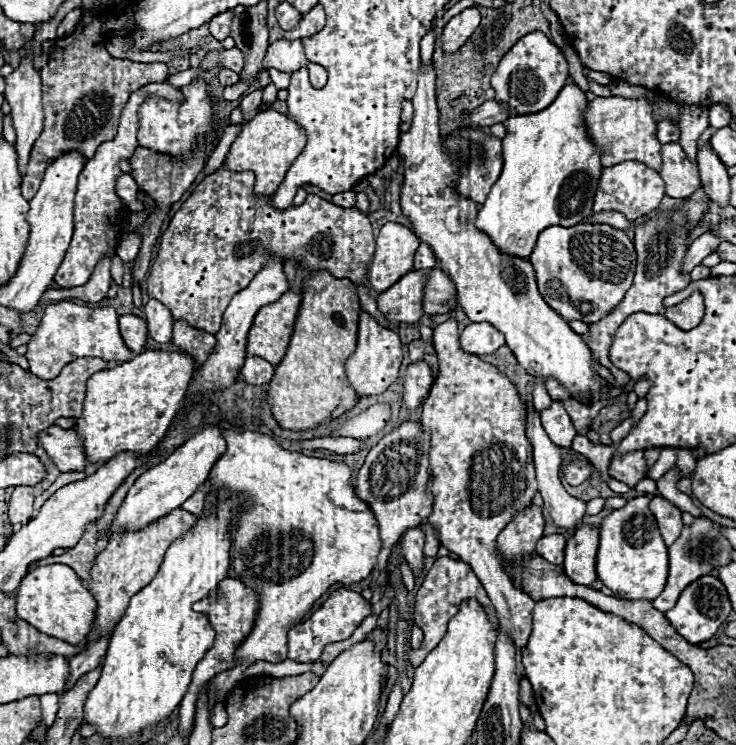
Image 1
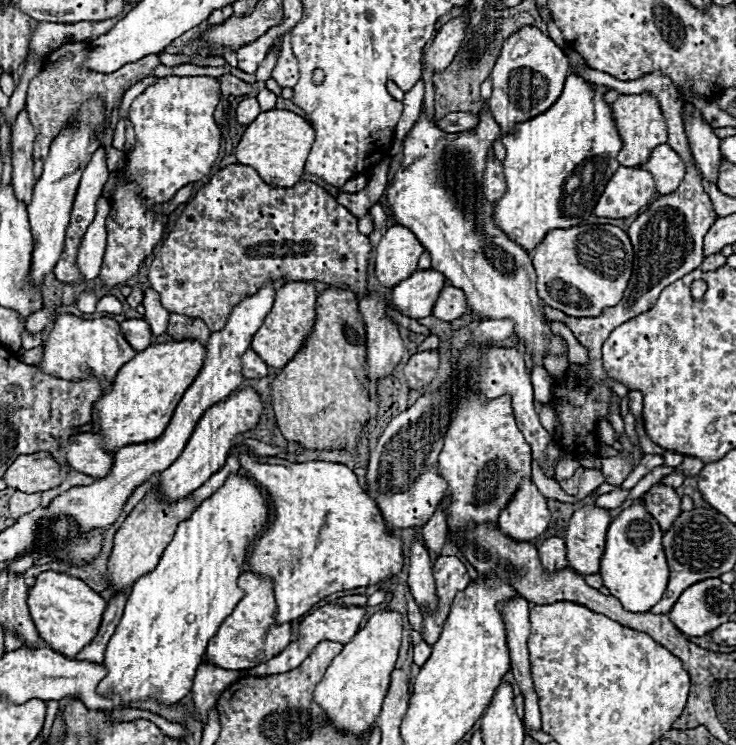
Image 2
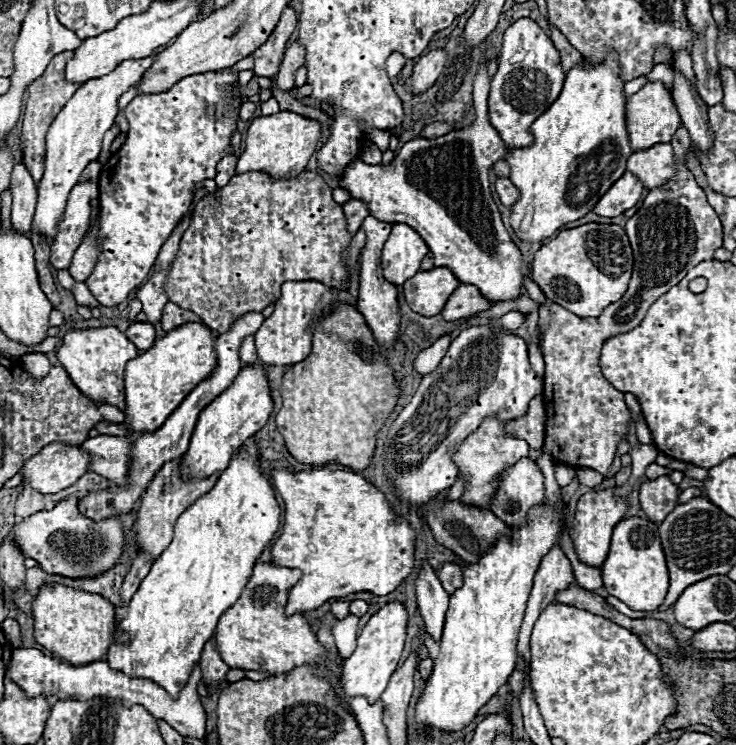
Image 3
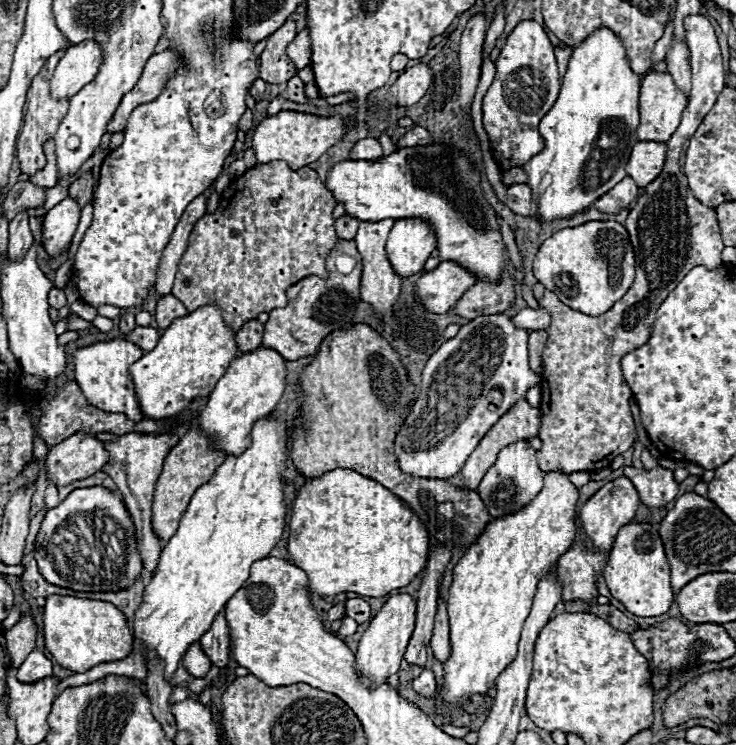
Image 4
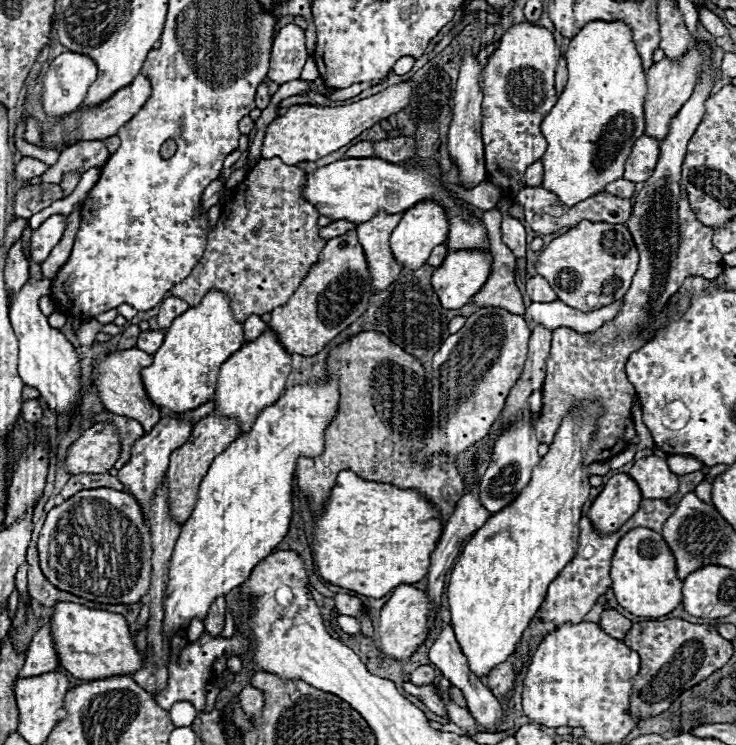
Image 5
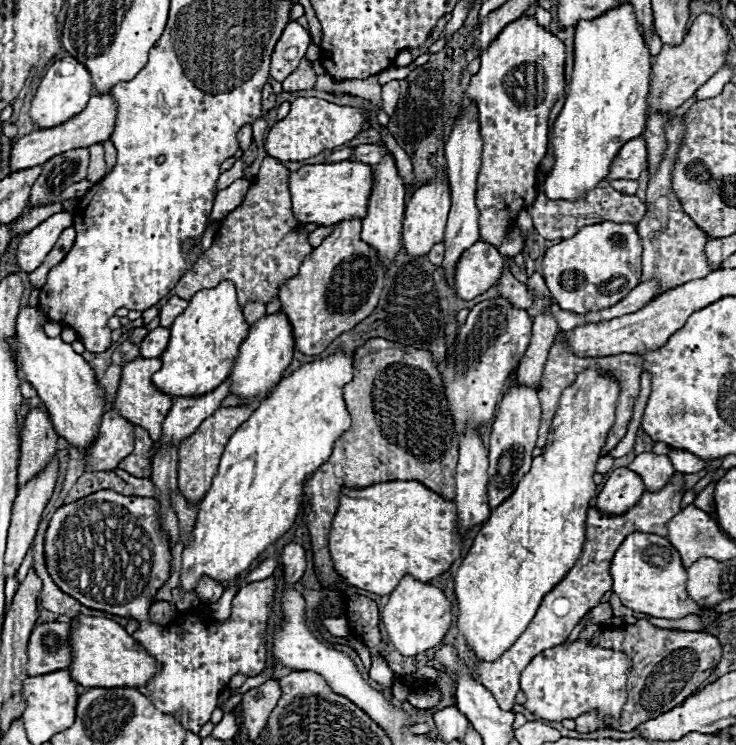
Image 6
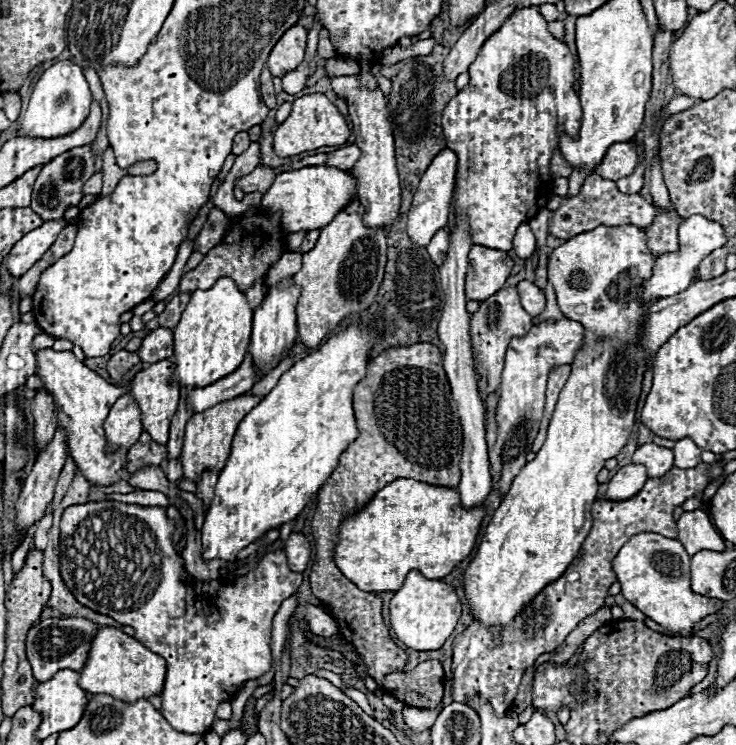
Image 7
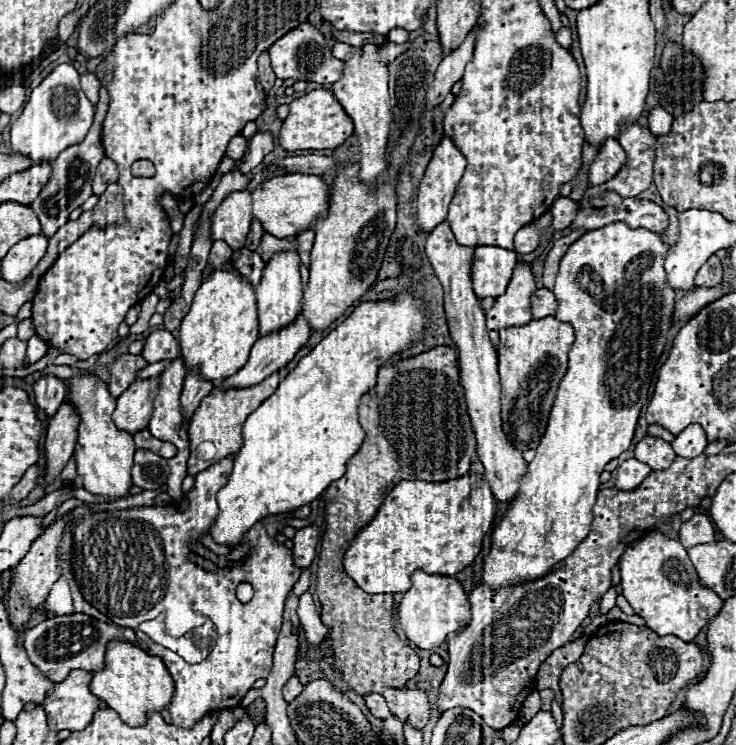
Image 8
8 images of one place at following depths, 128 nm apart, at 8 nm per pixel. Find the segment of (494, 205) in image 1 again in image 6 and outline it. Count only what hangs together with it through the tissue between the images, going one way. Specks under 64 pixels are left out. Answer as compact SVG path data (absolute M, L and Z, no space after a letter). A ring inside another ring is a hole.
M630 2L576 24L570 94L552 128L556 162L544 182L544 194L548 198L580 198L588 188L594 188L608 176L616 152L644 132L650 68L652 56L638 30Z

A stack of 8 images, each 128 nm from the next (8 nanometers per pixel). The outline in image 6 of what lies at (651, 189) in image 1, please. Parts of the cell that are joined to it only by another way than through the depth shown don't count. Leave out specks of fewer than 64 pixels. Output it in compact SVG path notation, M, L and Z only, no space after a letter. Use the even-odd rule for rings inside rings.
M610 180L610 184L612 184L612 188L616 188L618 192L624 192L624 194L634 194L638 188L636 180Z

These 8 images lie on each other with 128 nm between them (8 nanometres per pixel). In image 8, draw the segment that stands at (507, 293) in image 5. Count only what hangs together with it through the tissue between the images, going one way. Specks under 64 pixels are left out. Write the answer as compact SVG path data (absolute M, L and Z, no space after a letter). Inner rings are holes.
M540 288L536 290L536 294L532 296L532 316L538 318L546 318L546 316L554 316L558 308L556 296L552 290L548 288Z

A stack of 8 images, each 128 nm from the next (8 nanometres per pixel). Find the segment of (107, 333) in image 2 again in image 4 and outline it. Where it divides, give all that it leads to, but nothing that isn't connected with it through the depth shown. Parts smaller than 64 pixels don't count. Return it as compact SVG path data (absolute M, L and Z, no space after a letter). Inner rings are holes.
M110 340L110 342L98 342L86 348L78 348L72 354L76 382L80 384L84 396L88 398L92 406L106 412L120 412L120 414L126 414L134 422L142 422L144 416L140 412L136 388L130 376L130 366L142 356L144 352L128 340Z

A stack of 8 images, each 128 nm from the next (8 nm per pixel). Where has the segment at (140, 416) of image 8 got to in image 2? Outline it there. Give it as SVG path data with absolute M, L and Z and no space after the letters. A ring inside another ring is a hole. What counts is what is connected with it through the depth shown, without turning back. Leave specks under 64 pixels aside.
M34 452L18 456L4 474L4 480L10 488L34 494L60 486L68 474L70 468L66 464L60 466L48 452Z

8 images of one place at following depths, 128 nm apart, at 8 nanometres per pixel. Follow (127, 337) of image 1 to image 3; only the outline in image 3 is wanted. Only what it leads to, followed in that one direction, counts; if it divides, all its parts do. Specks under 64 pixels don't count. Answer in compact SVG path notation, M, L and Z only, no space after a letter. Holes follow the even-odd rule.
M148 322L130 324L128 330L126 330L126 336L128 336L128 340L132 340L132 344L136 344L138 350L148 350L156 340L154 326L148 324Z

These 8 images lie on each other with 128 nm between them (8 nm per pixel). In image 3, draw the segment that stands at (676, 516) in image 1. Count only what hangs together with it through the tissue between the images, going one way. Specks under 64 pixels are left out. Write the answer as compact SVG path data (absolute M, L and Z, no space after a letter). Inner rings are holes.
M668 476L644 480L640 484L640 504L650 520L662 522L678 504L678 486Z

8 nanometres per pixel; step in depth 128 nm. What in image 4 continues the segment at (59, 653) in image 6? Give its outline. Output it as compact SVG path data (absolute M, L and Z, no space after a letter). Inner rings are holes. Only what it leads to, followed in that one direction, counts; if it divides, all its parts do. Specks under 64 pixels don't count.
M32 650L24 664L18 668L20 682L36 682L52 676L52 662L44 656L42 650Z

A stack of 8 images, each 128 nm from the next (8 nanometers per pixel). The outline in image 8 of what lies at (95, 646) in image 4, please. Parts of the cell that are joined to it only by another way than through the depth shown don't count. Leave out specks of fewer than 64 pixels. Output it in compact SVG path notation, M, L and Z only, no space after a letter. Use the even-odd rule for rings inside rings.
M114 640L106 650L106 668L94 672L90 690L116 710L118 716L130 726L144 726L150 712L162 712L170 706L174 696L174 680L158 656L150 656L138 646L122 640Z

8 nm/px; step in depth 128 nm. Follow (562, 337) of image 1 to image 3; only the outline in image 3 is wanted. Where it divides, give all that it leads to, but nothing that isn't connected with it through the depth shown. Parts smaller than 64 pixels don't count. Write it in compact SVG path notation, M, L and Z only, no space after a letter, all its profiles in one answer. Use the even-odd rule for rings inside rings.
M484 58L478 66L474 76L474 108L476 108L476 122L454 134L446 134L434 140L414 138L406 142L394 160L386 166L370 166L362 160L354 160L344 174L340 176L340 186L350 192L350 198L366 202L370 216L382 222L406 222L412 226L430 246L434 254L434 266L444 266L454 272L454 276L462 284L474 284L478 290L492 302L498 300L514 300L520 296L522 278L530 274L522 260L520 250L510 240L506 232L500 212L494 204L494 198L488 188L486 172L490 166L502 158L506 158L506 150L502 148L502 140L498 132L488 122L488 92L490 92L490 76L488 76L488 60Z

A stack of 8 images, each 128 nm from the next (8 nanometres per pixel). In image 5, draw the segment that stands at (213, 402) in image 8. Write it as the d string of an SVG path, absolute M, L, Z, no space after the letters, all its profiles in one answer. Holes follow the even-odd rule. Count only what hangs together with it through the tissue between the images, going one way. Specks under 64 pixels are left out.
M210 414L206 418L202 418L200 422L196 422L192 436L188 438L188 442L180 448L176 448L176 452L172 452L170 456L170 468L166 472L168 478L168 490L170 490L170 508L172 508L172 518L186 522L196 506L198 500L198 488L202 478L206 476L212 460L224 452L224 448L228 448L228 444L232 440L236 440L240 436L240 424L234 418L224 418L220 414Z

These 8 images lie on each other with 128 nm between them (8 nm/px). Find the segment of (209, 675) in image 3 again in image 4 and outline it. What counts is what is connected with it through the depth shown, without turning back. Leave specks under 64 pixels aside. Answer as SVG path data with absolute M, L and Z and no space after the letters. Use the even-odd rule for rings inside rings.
M220 610L214 618L214 622L210 624L210 628L206 630L206 634L200 638L202 650L204 654L212 660L214 666L224 668L230 662L228 656L228 646L230 646L230 630L228 630L228 622L224 618L224 610Z

